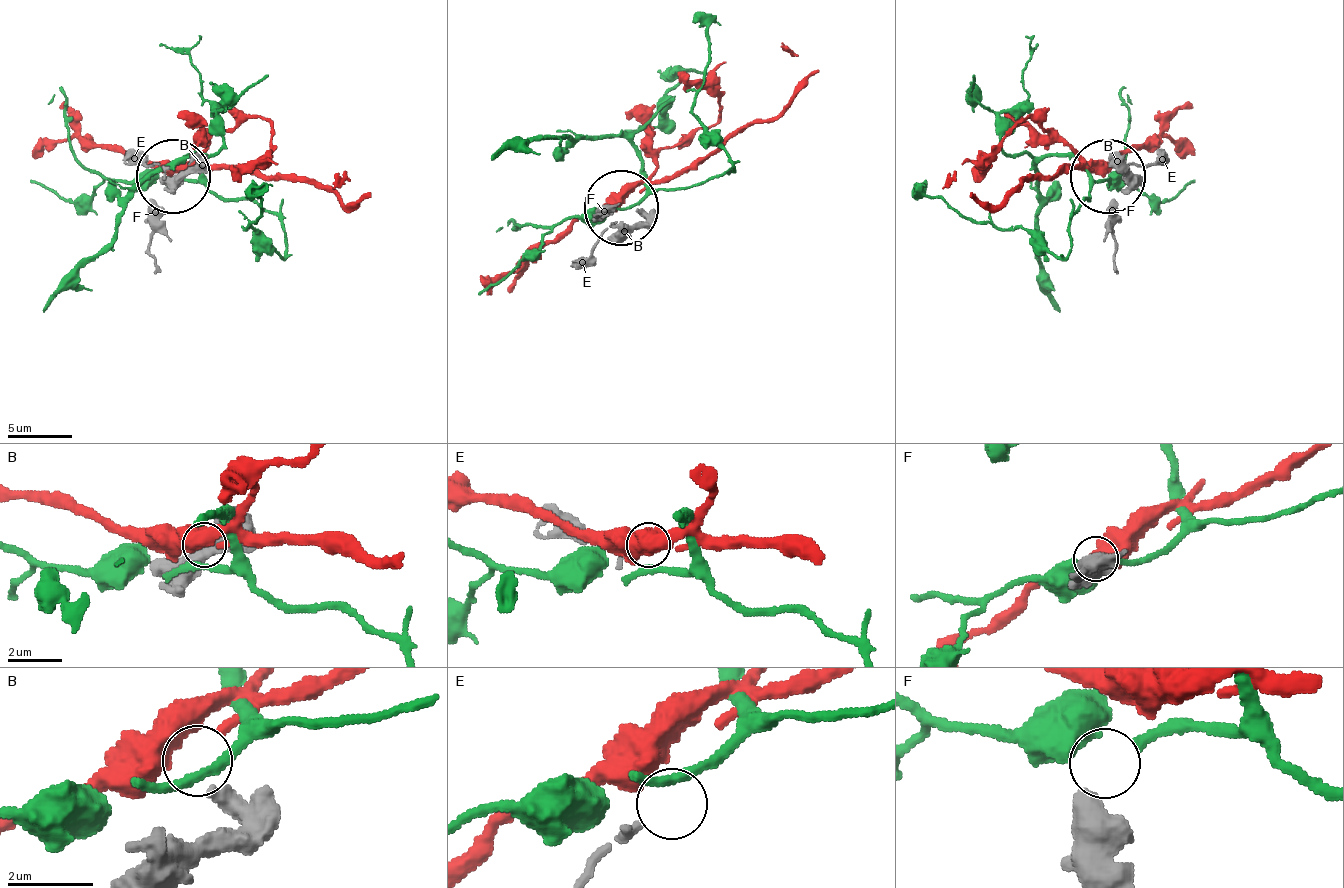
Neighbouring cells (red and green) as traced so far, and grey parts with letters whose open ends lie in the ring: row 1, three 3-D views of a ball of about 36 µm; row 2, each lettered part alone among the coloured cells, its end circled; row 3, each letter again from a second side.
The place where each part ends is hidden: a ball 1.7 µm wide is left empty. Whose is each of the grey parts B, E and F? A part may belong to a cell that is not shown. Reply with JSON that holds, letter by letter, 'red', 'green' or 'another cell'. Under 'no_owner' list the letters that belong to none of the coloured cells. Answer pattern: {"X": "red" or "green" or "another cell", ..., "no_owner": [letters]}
{"B": "red", "E": "another cell", "F": "green", "no_owner": ["E"]}

